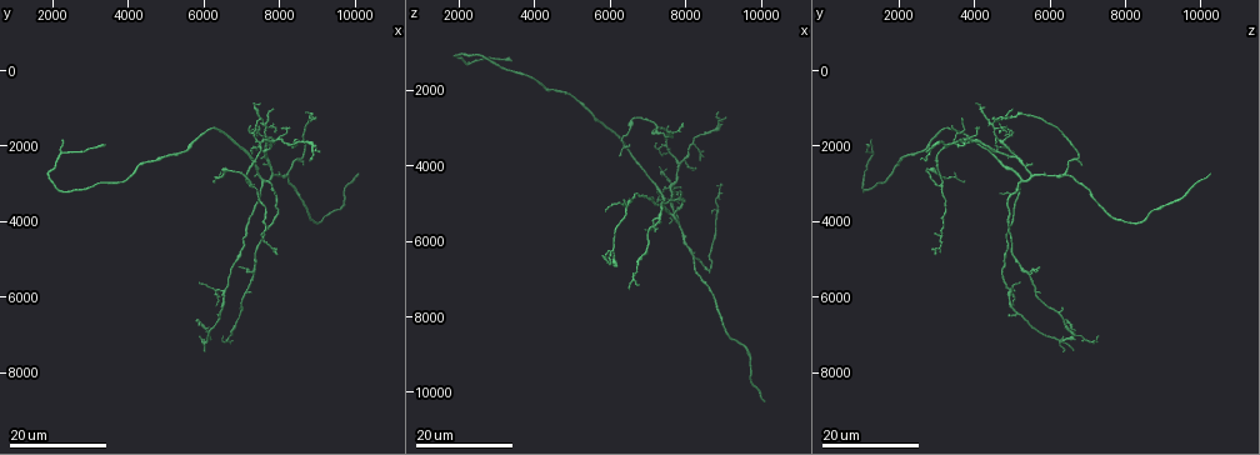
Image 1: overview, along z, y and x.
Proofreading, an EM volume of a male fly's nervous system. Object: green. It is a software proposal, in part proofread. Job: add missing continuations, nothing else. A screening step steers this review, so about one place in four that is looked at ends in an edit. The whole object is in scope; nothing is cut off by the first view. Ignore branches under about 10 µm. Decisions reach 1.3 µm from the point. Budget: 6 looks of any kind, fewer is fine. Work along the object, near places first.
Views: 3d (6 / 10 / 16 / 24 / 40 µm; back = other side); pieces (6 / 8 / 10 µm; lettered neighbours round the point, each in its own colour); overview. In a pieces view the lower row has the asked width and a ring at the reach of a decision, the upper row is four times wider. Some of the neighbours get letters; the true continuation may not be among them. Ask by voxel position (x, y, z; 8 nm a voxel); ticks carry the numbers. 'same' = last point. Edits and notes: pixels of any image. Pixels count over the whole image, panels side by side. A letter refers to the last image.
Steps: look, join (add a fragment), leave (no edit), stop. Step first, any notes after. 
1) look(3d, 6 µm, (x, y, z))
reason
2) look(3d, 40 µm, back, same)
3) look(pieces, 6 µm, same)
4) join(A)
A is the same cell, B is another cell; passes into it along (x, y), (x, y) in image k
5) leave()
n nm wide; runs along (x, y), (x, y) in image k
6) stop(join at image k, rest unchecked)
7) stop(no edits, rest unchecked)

look(3d, 16 µm, (3400, 2000, 1200))
an open end

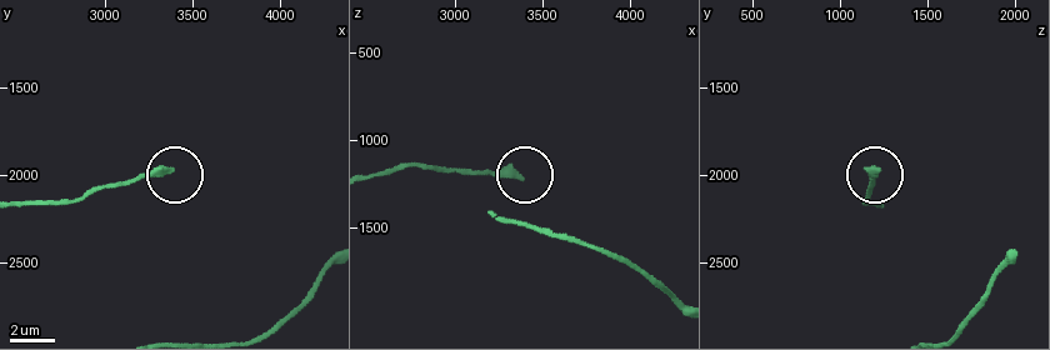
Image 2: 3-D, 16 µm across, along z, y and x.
look(pieces, 6 µm, (3380, 1960, 1200))

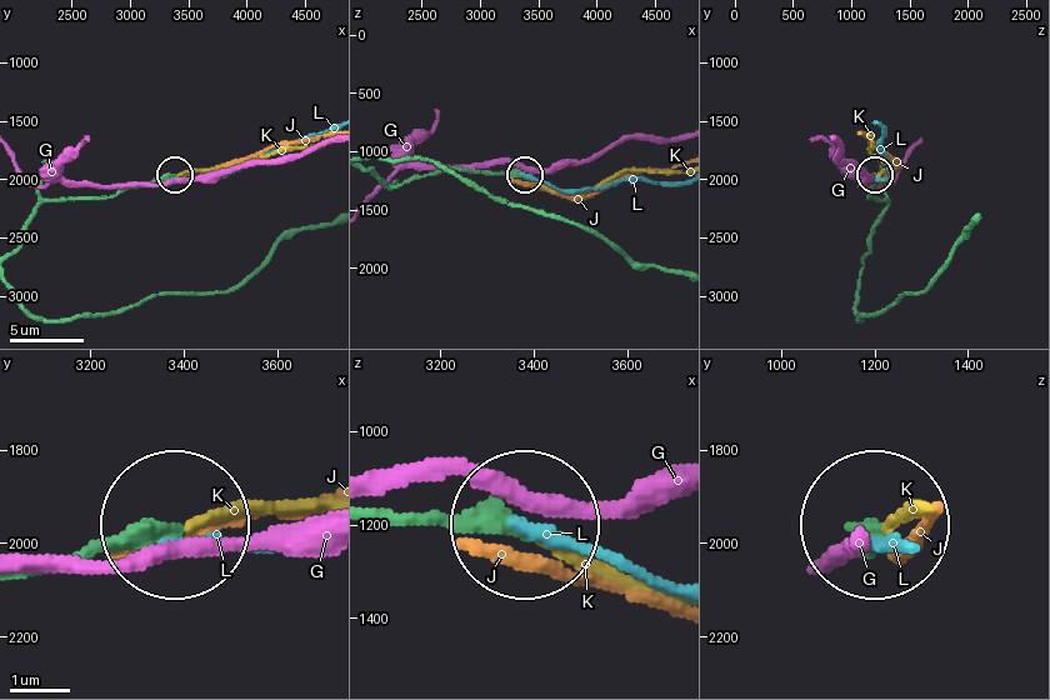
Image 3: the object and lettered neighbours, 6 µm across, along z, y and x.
join(K)
K is the same cell, G, J and L are other cells; passes into it along (488, 174), (520, 174), (583, 193), (631, 170), (676, 170) in image 3; the neuron continues

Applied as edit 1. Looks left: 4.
look(3d, 16 µm, (2300, 1850, 1250))
tapers out

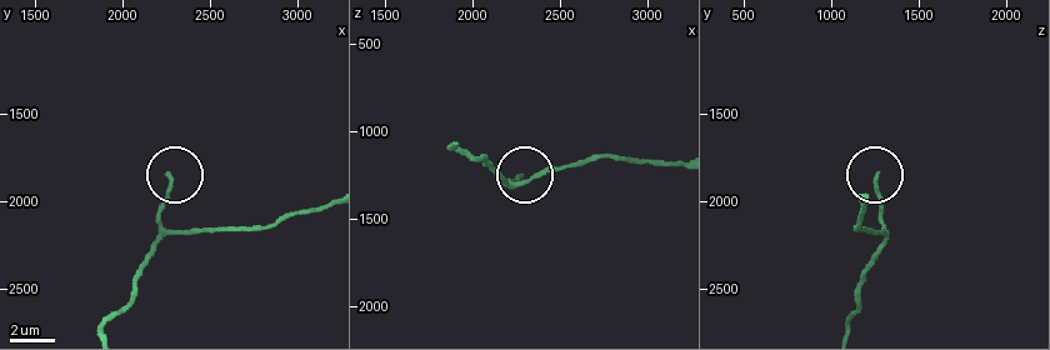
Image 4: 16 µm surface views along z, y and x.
look(pieces, 6 µm, (2260, 1860, 1260))

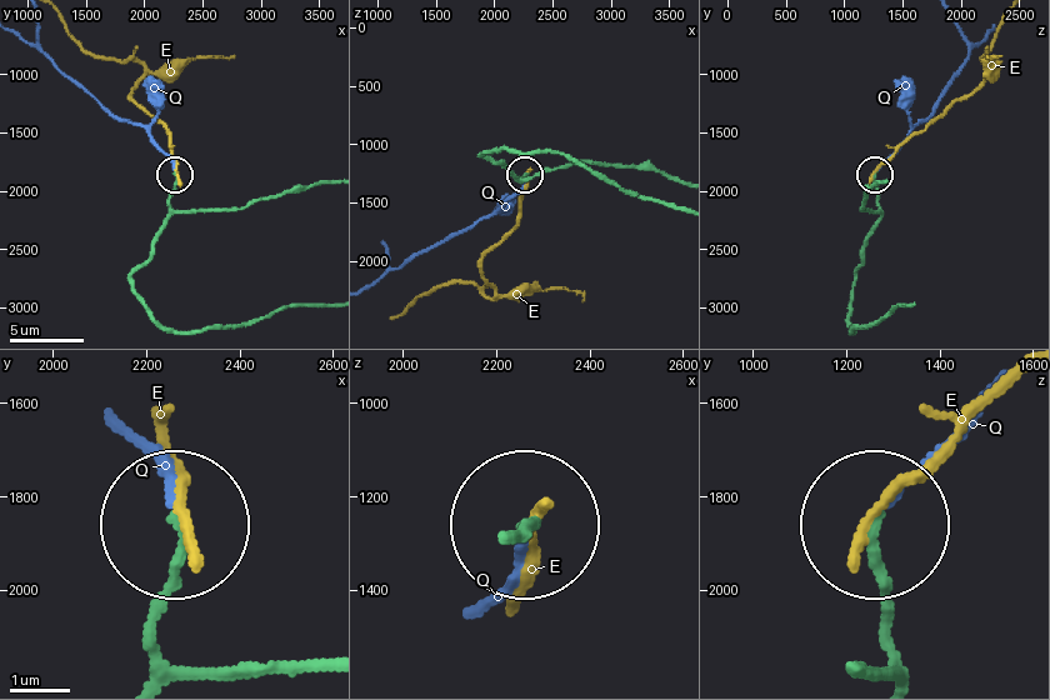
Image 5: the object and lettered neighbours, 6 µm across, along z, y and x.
join(Q)
Q is the same cell, E is another cell; the neuron continues

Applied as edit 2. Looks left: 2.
stop(join at image 3, join at image 5, rest unchecked)

